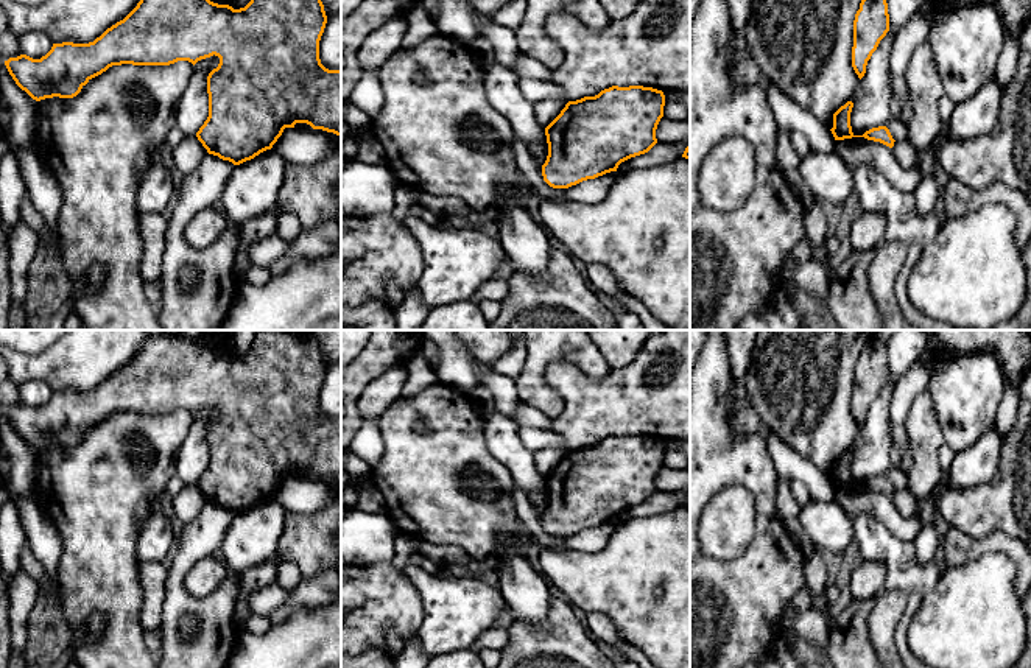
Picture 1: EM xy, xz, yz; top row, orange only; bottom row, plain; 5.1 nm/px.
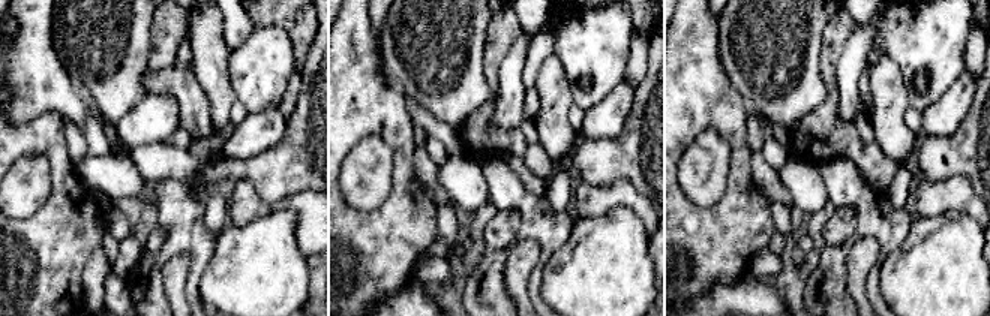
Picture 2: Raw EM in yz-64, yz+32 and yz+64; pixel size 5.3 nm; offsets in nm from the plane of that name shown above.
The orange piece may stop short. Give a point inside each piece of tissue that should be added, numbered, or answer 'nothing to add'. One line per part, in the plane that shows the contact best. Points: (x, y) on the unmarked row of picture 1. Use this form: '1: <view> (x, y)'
nothing to add

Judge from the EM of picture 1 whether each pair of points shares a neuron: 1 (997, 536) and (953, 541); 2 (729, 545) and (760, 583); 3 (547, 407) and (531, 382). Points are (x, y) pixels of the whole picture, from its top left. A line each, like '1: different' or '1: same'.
1: same
2: different
3: same

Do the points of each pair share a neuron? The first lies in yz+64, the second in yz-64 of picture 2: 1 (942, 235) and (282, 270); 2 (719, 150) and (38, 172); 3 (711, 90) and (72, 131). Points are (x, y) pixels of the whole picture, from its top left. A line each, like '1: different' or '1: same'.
1: same
2: same
3: different

